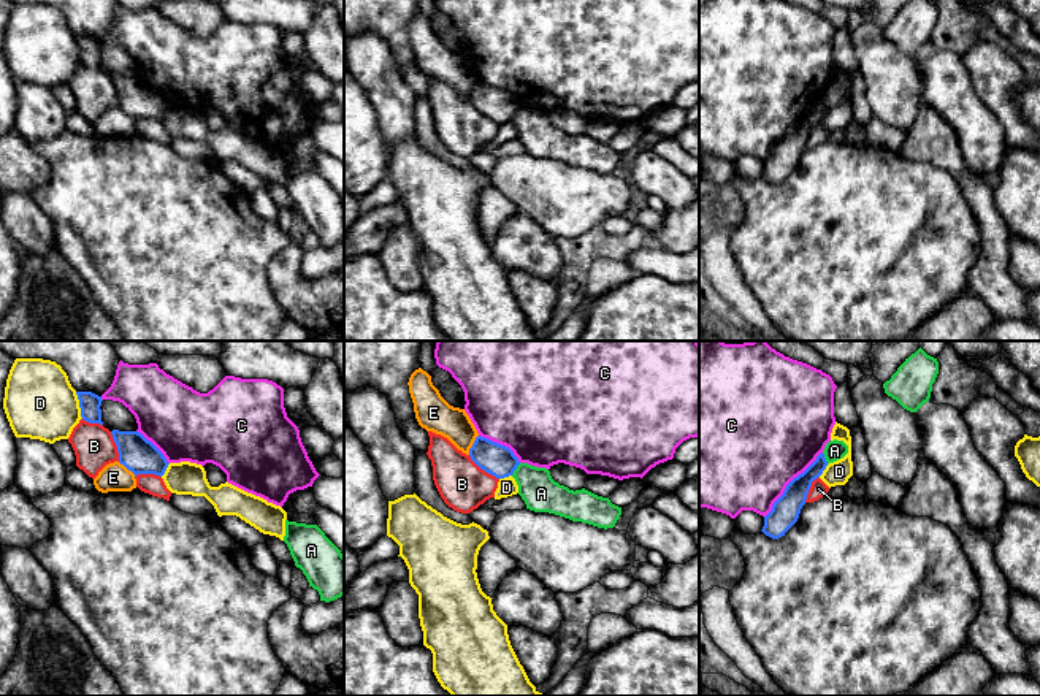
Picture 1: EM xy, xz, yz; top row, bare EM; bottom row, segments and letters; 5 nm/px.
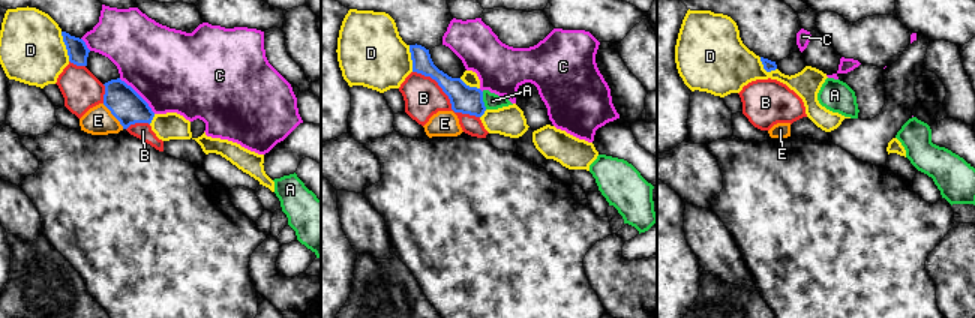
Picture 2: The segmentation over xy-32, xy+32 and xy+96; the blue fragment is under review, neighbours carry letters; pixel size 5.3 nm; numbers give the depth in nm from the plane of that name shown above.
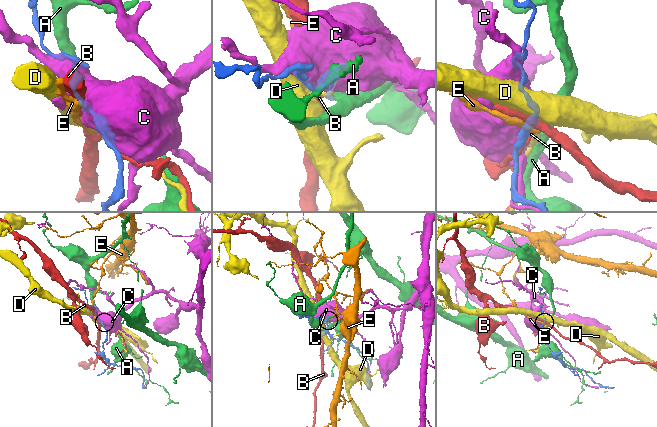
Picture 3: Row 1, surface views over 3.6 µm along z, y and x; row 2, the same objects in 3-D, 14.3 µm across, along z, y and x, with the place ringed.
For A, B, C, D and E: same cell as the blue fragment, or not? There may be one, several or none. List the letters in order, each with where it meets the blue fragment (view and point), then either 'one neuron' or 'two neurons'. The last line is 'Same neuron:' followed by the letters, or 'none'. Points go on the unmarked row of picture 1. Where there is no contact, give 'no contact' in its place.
A: xz (516, 113) | two neurons
B: xz (484, 114) | two neurons
C: yz (788, 129) | two neurons
D: xy (80, 49) | two neurons
E: xz (473, 89) | two neurons
Same neuron: none

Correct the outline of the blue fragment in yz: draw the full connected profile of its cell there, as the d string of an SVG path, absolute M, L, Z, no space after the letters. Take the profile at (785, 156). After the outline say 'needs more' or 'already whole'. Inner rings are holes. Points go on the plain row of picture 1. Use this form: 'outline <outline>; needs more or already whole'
outline M824 98L785 133L783 140L774 147L772 155L764 162L763 178L772 184L785 181L785 178L797 166L802 151L805 149L812 127L826 114Z; already whole

